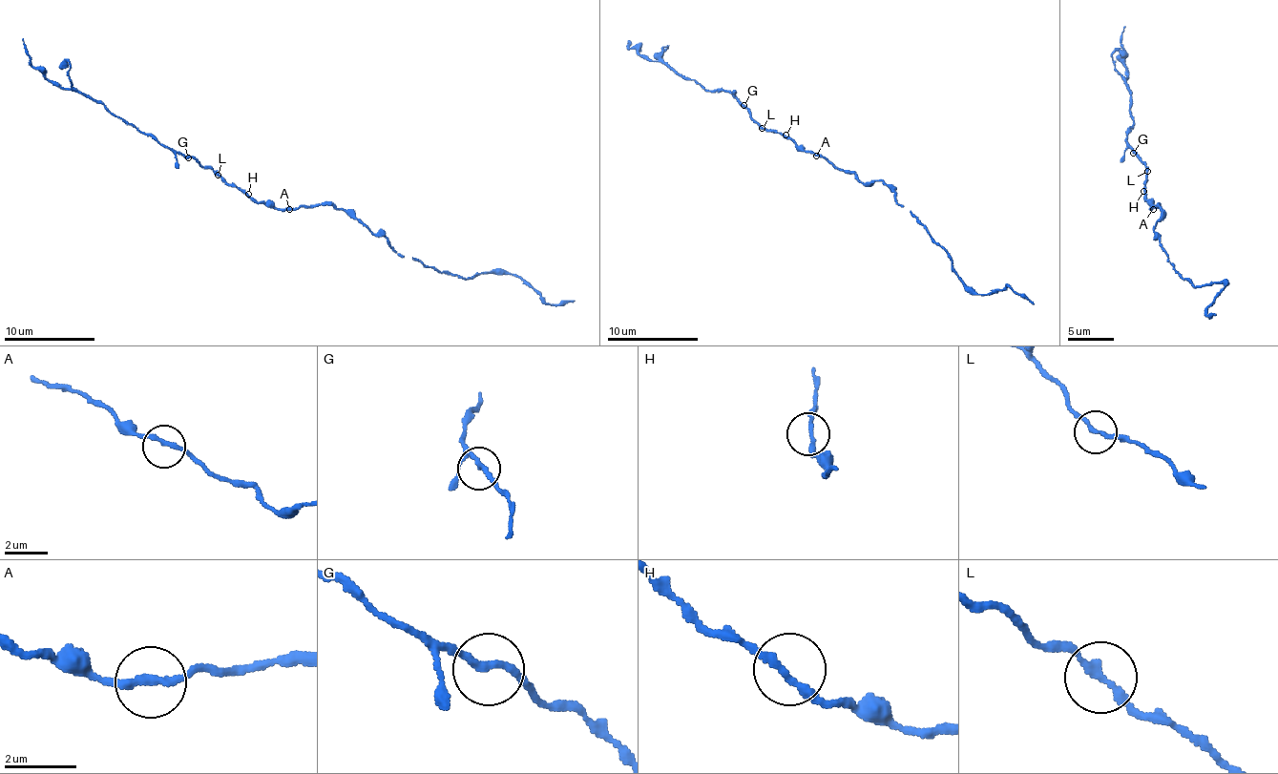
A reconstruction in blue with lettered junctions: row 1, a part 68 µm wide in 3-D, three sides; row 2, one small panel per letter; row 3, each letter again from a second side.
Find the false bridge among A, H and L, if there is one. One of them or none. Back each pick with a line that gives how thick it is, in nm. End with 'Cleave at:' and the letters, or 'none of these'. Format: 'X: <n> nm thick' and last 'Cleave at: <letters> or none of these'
Cleave at: none of these

